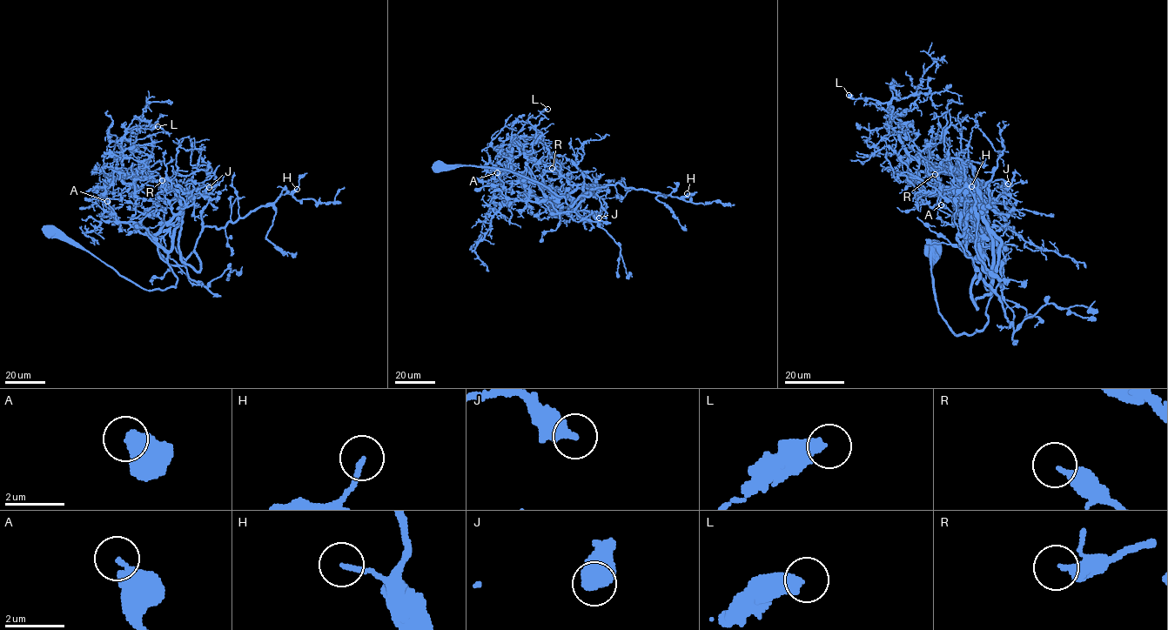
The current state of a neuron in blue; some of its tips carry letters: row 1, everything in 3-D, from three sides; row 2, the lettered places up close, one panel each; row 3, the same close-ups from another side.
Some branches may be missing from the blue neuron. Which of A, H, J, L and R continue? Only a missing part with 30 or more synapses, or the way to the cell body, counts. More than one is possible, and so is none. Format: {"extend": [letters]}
{"extend": []}

